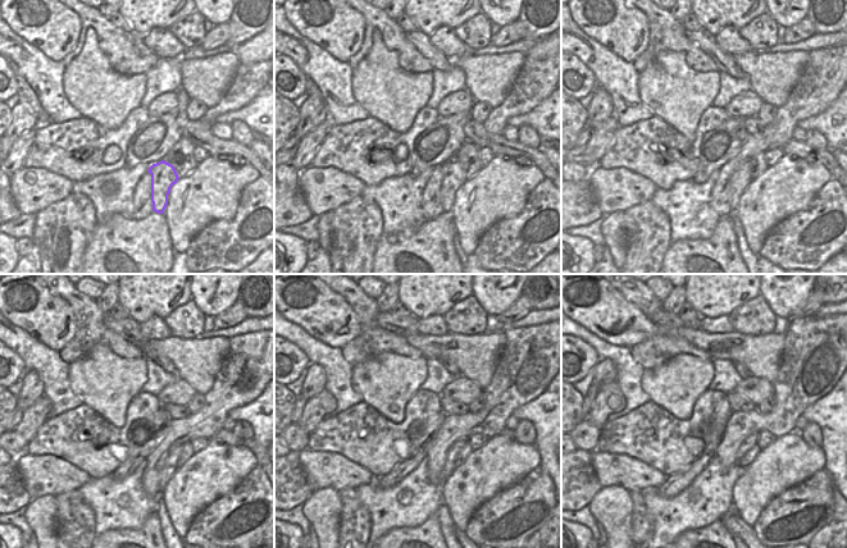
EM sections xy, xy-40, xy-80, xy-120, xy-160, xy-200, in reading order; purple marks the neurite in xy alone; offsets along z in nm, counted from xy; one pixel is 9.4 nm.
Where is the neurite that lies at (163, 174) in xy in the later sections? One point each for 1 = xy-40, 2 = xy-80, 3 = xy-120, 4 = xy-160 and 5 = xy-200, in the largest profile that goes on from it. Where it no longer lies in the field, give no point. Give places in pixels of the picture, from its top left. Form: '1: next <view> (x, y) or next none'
1: next xy-40 (454, 177)
2: next xy-80 (741, 179)
3: next xy-120 (169, 466)
4: next xy-160 (449, 467)
5: next xy-200 (750, 442)

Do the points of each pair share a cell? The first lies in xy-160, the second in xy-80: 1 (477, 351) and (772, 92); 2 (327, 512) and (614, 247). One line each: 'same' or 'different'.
1: same
2: same

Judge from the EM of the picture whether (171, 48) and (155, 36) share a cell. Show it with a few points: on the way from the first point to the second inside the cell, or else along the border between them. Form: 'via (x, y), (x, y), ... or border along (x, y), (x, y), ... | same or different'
via (167, 45), (159, 40) | same

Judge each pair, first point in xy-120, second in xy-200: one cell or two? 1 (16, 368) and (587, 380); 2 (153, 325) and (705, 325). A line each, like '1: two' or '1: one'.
1: two
2: one

